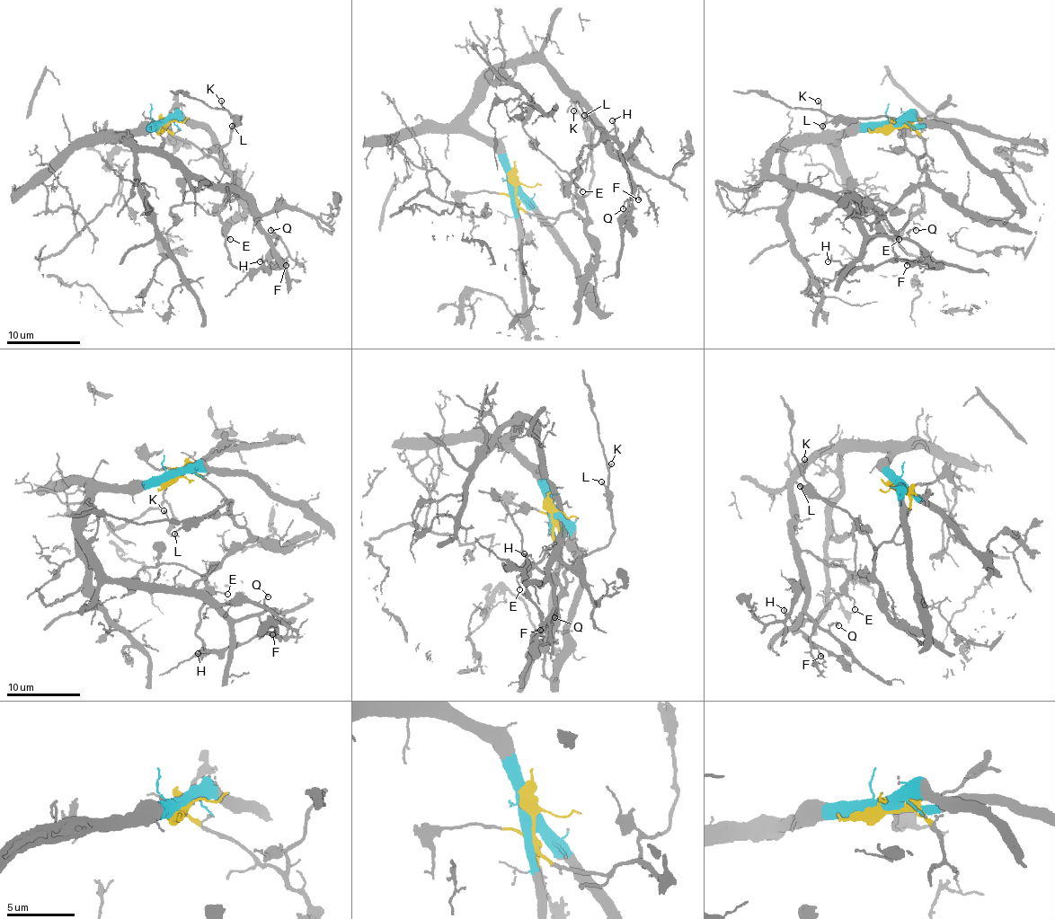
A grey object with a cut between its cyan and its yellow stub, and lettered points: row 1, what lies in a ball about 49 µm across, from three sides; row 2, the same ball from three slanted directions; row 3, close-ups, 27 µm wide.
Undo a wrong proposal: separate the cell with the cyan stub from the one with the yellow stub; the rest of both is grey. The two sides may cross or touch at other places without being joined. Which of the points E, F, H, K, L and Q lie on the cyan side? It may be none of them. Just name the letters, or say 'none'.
F, Q

